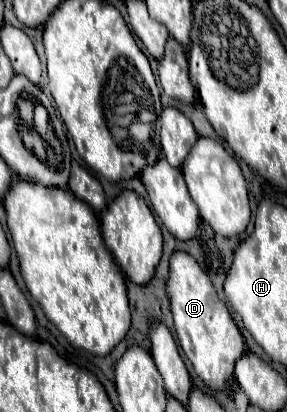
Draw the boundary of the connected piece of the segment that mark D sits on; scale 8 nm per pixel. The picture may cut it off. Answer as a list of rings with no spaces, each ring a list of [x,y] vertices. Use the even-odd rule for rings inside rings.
[[[178,251],[170,257],[166,295],[172,305],[176,337],[196,373],[210,389],[226,389],[226,385],[234,381],[234,363],[244,355],[244,341],[208,275],[184,251]]]

